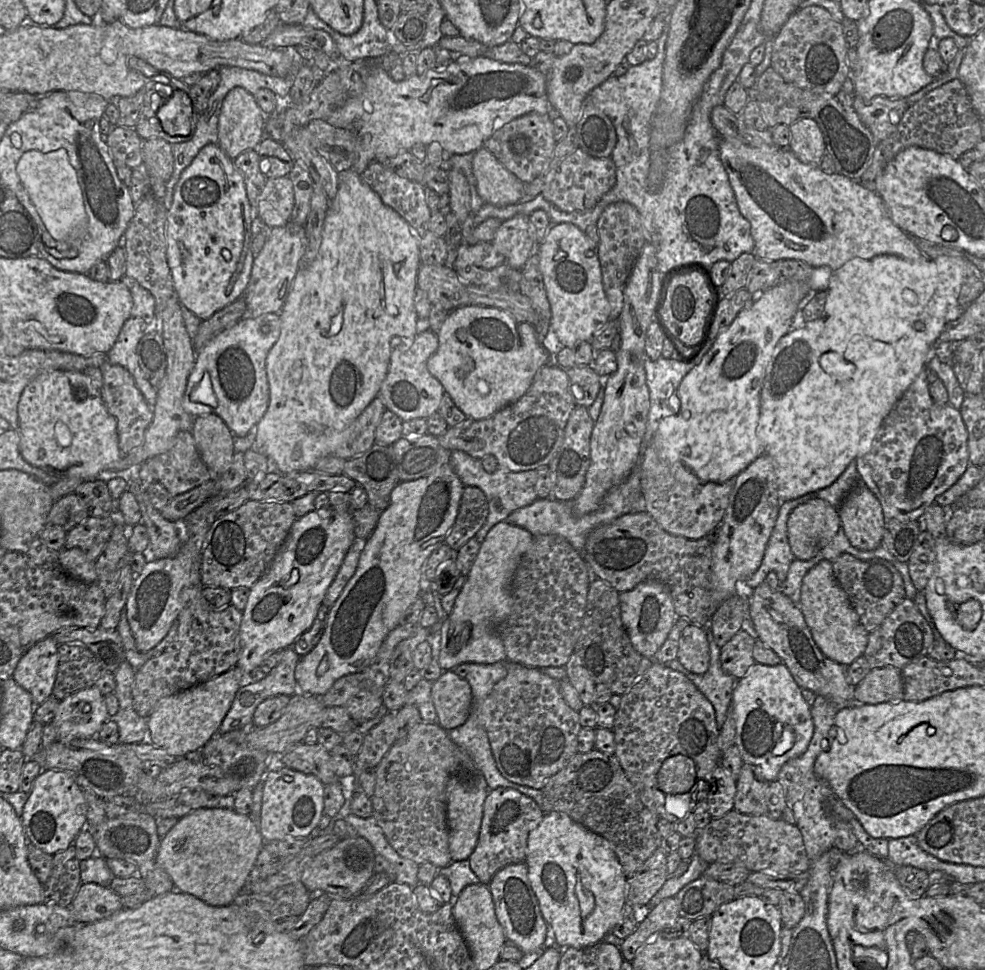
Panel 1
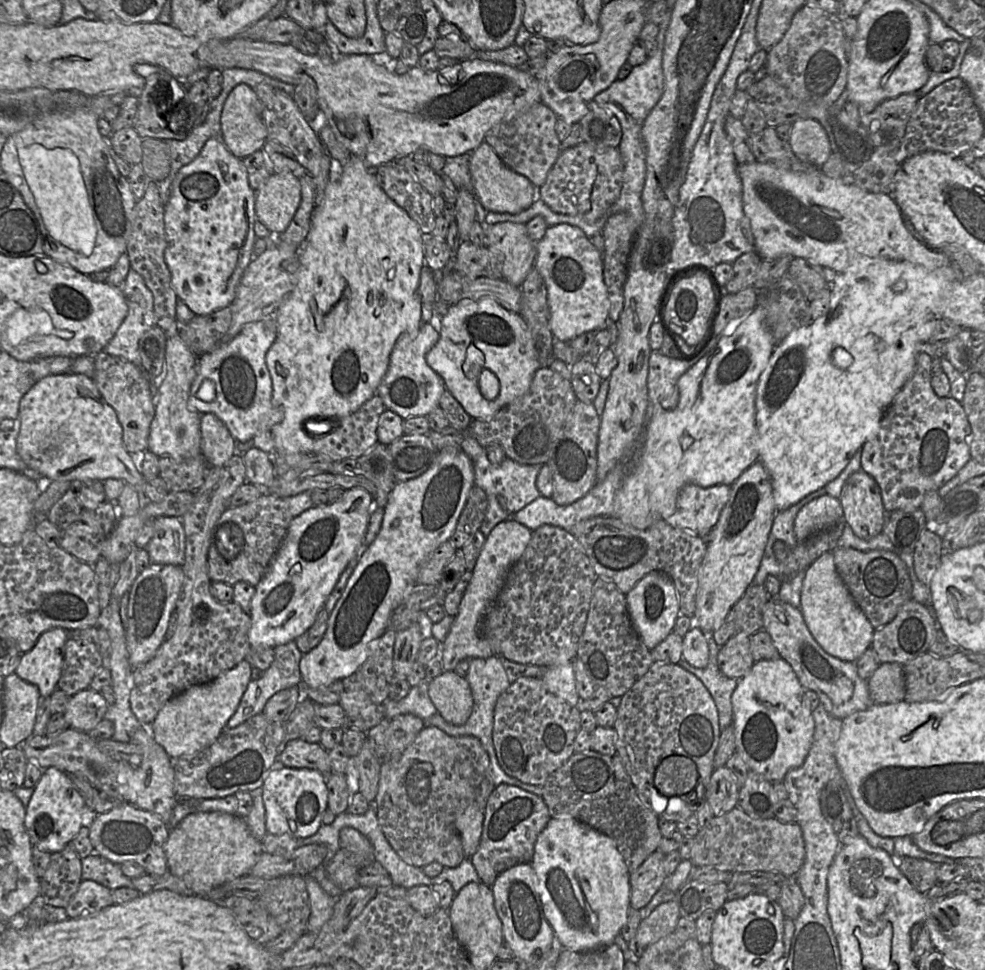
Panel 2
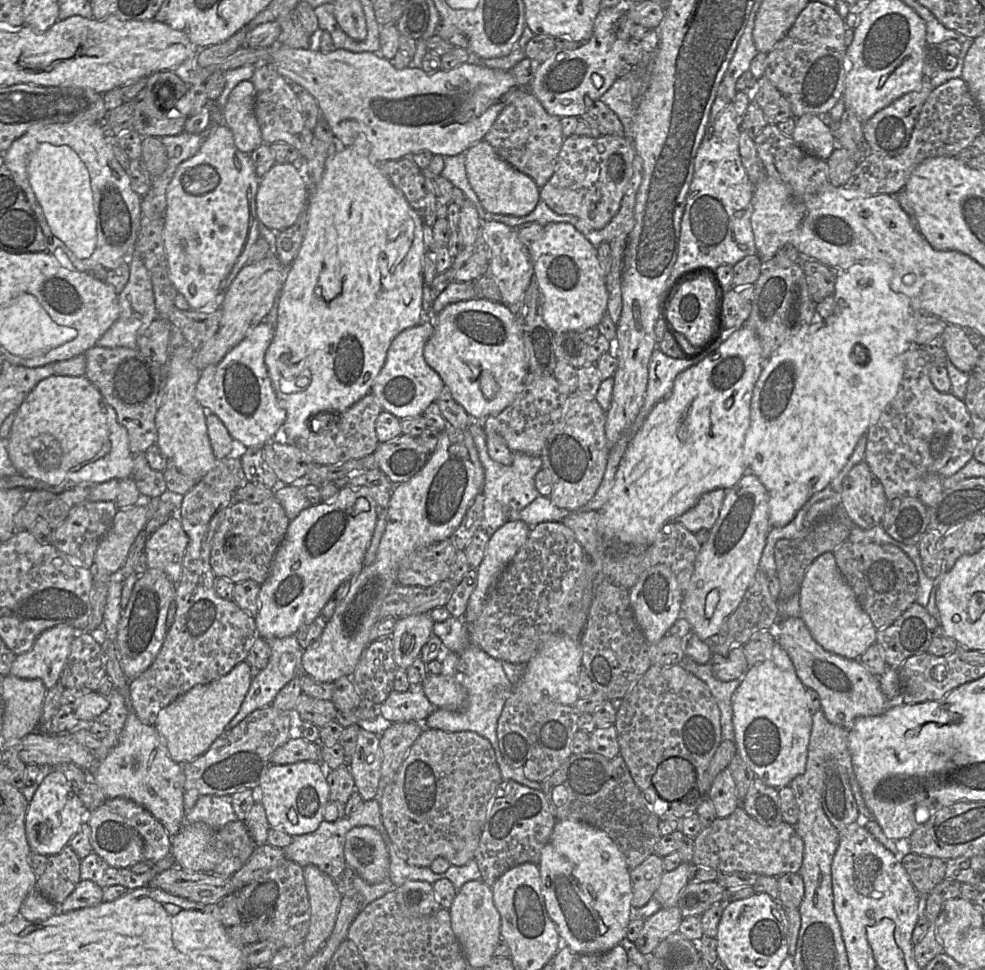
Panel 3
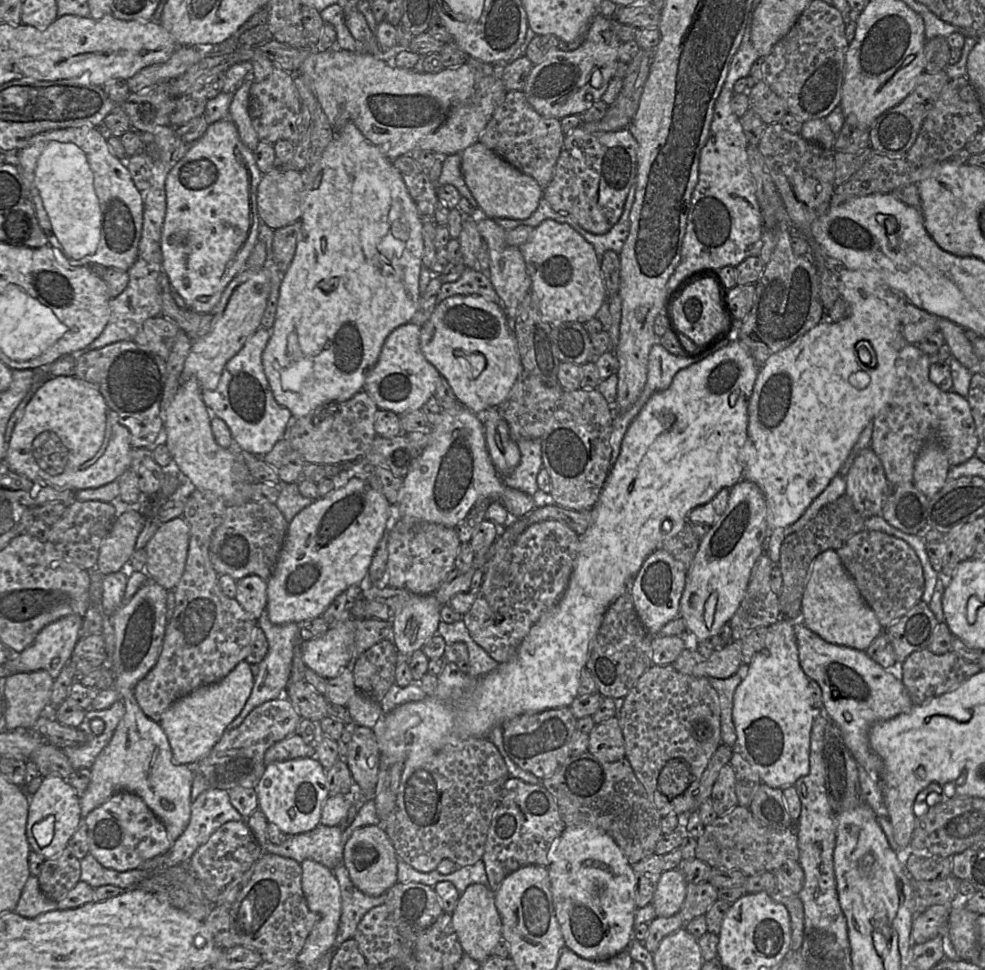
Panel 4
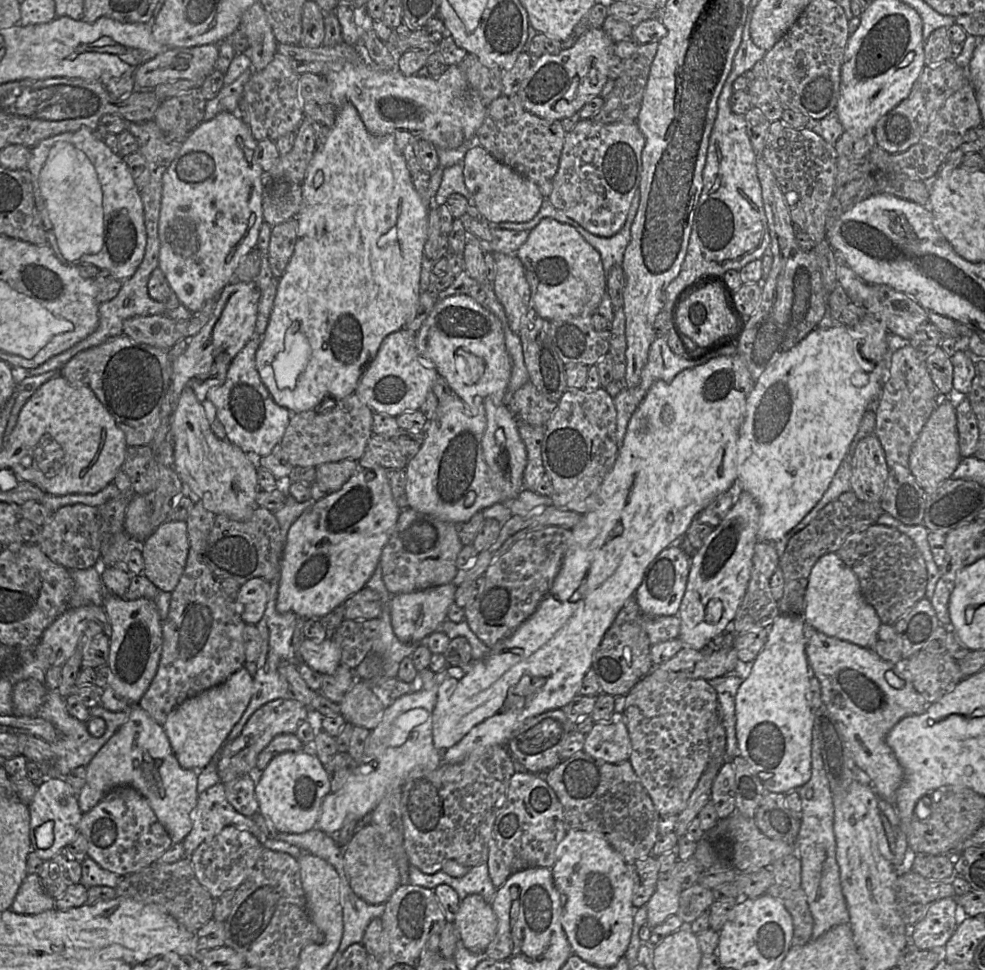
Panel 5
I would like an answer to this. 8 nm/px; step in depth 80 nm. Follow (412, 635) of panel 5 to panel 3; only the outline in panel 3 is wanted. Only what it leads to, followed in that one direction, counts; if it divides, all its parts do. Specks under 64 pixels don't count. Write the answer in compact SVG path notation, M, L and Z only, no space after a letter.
M428 613L397 619L391 637L398 668L407 669L419 657L421 648L432 634L433 625Z

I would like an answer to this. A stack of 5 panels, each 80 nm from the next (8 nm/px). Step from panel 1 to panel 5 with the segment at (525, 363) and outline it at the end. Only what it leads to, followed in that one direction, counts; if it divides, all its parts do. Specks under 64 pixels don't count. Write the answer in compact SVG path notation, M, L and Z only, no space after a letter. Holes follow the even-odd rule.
M455 294L438 300L416 332L418 353L435 365L438 375L445 378L452 391L466 404L474 405L474 397L492 397L504 402L511 376L511 360L505 346L500 320L466 294ZM462 349L484 361L484 371L476 381L469 379L466 360L456 351Z

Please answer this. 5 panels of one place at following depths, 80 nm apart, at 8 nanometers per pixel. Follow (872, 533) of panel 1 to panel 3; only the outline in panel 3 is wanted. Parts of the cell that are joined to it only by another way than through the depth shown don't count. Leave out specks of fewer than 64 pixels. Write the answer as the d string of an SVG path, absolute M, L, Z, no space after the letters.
M865 461L850 470L839 497L841 508L854 525L868 530L882 523L888 499L883 484Z

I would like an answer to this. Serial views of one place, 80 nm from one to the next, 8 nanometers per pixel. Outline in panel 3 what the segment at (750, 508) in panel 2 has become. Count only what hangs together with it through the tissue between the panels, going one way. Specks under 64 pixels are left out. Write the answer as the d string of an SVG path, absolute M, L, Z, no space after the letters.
M748 471L734 486L727 490L720 515L710 529L708 540L701 545L688 590L683 594L681 616L689 622L691 631L701 640L706 641L709 637L718 634L723 622L728 623L729 616L741 603L755 574L759 570L759 563L769 530L768 491L759 478Z

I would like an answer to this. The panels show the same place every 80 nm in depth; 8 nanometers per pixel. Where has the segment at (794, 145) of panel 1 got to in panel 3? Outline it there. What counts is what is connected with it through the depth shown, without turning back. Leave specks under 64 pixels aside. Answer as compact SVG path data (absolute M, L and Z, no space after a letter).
M804 114L796 118L792 138L806 152L823 160L836 148L829 116Z

